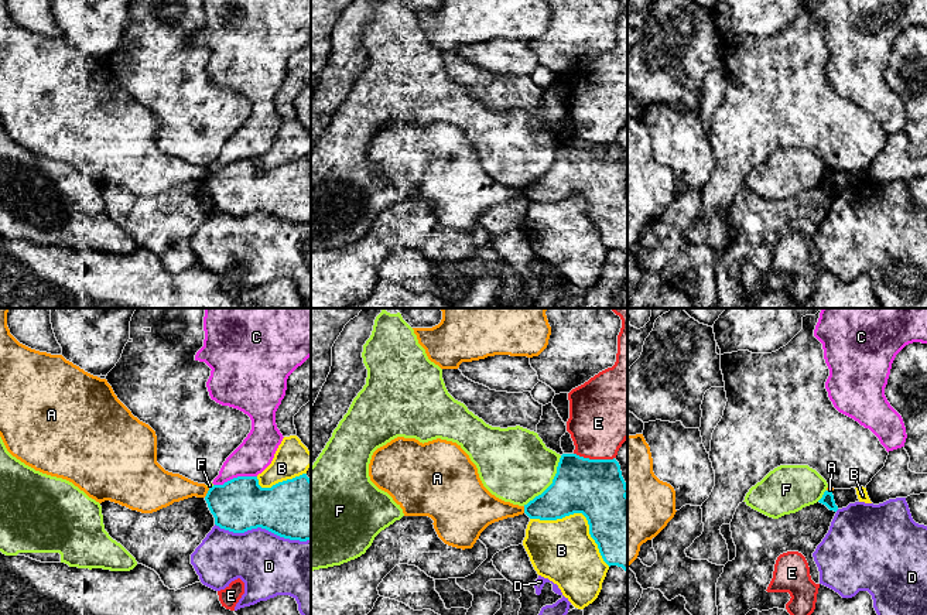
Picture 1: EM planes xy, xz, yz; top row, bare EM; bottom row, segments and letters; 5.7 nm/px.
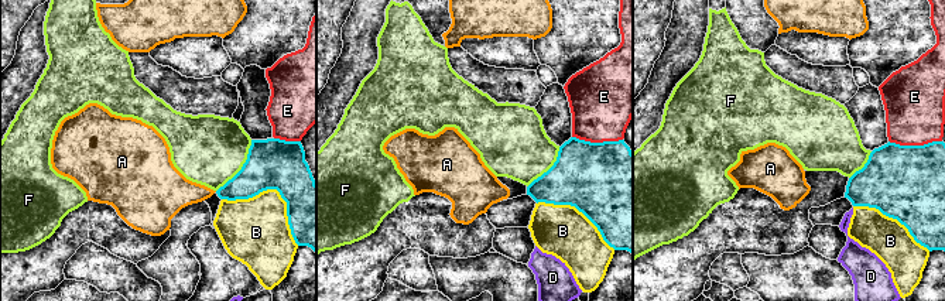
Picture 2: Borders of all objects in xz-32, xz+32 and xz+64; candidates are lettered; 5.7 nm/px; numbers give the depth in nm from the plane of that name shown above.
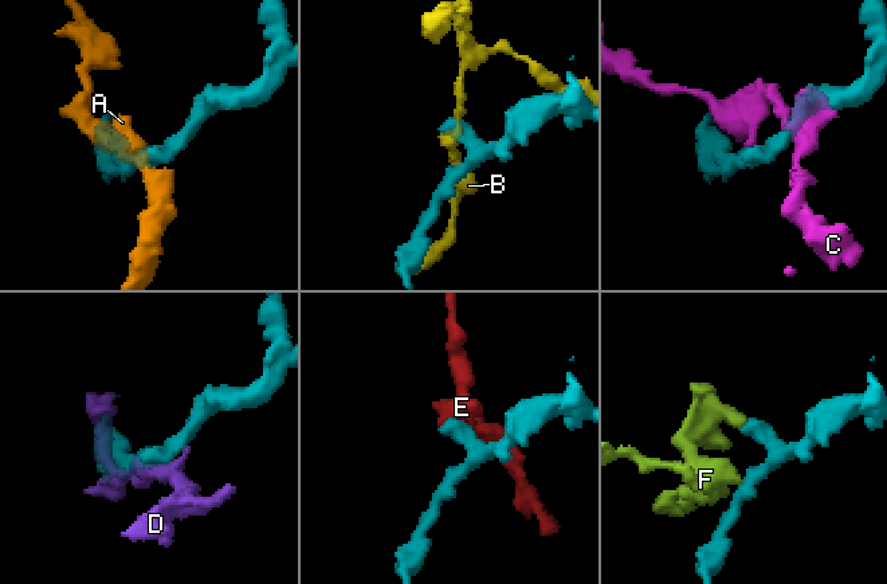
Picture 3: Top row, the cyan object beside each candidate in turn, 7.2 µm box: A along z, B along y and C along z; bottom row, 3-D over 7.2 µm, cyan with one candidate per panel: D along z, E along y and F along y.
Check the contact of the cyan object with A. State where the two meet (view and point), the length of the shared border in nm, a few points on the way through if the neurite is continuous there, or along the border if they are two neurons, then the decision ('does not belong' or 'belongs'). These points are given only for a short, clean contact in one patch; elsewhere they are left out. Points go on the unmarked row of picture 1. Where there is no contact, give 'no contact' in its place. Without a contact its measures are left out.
contact xy (208, 176); length 70 nm; border xy (209, 171), (204, 180); does not belong

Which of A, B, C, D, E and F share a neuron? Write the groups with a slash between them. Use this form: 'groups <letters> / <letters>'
groups A / B / C / D / E / F

